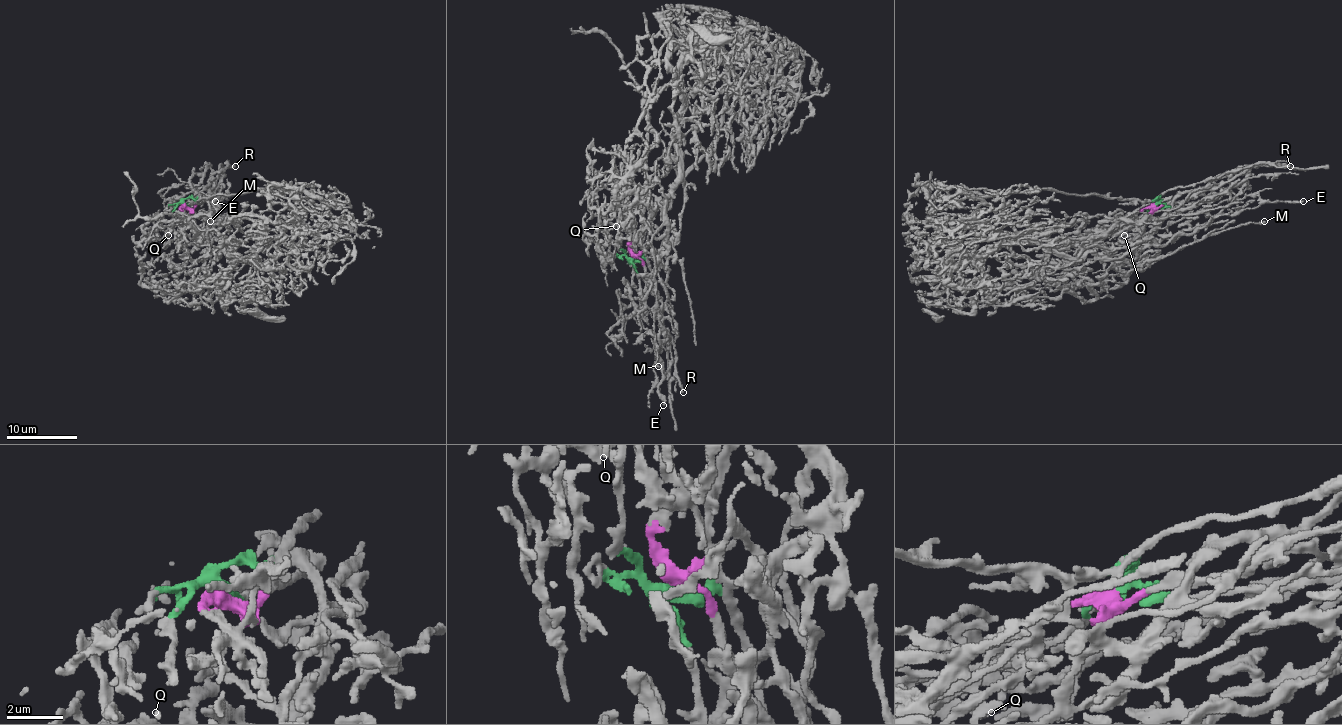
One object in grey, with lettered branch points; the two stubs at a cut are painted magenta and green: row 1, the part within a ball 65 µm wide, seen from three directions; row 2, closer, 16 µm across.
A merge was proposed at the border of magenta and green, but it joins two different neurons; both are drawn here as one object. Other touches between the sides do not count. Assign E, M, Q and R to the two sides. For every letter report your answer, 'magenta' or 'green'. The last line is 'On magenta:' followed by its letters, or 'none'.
E: green
M: green
Q: green
R: green
On magenta: none

